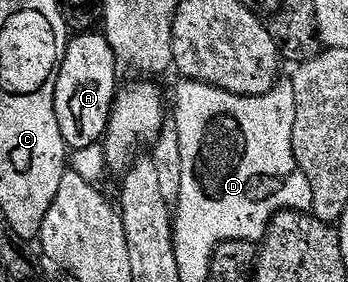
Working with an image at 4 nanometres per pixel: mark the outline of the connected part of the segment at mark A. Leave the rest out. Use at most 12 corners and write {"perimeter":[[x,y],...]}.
{"perimeter":[[100,31],[65,45],[55,114],[70,149],[104,137],[119,87]]}

